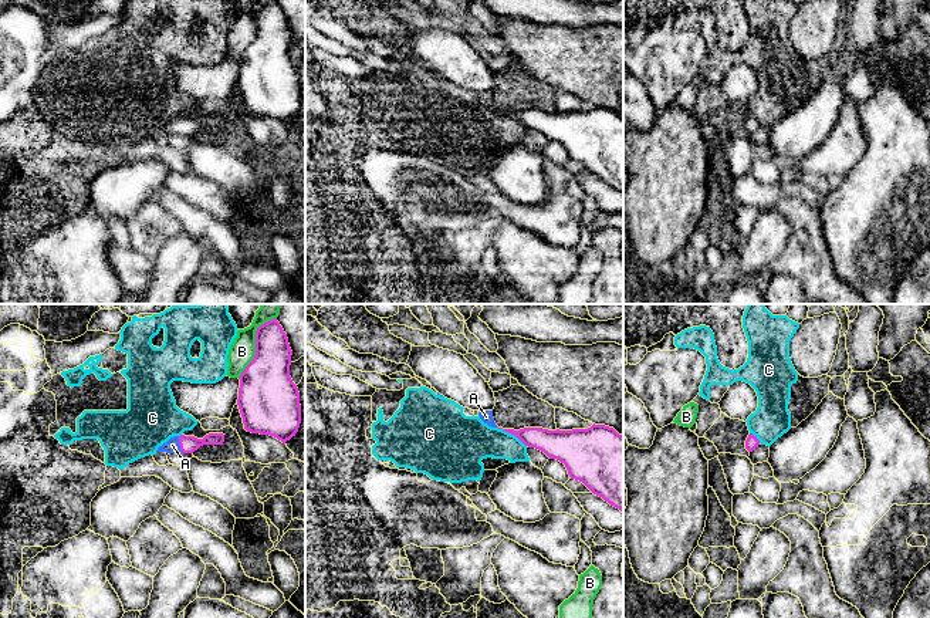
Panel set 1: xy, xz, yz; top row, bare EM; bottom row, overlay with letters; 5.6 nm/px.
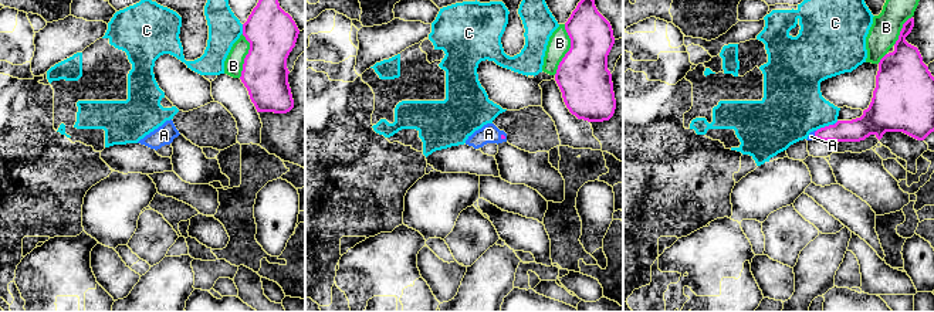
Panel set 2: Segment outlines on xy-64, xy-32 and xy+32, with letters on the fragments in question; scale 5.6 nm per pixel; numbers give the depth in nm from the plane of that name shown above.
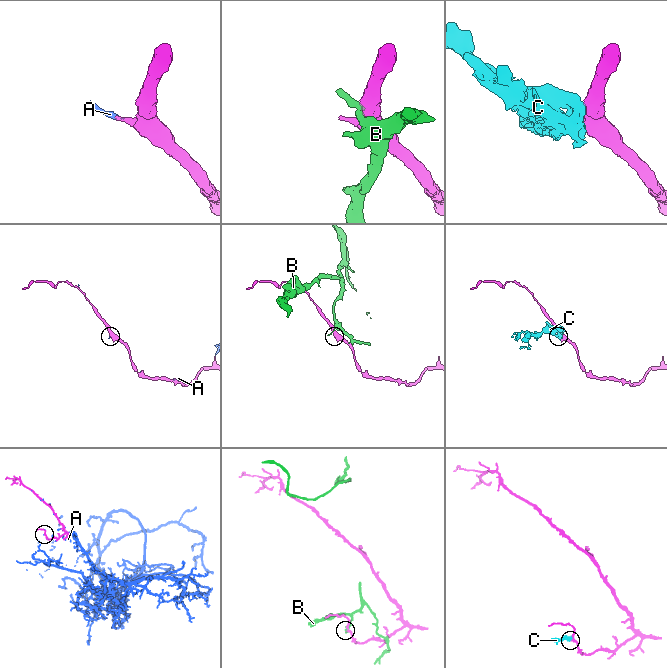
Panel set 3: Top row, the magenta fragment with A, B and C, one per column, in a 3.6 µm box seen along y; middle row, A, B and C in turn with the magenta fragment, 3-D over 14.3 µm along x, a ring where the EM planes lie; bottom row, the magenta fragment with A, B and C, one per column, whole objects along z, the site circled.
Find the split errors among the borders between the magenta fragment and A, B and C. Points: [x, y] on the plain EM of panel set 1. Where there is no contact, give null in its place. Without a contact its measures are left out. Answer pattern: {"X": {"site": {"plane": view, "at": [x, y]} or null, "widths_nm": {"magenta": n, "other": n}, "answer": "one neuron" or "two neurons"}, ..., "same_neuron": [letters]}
{"A": {"site": {"plane": "xy", "at": [179, 125]}, "widths_nm": {"magenta": 100, "other": 80}, "answer": "one neuron"}, "B": {"site": {"plane": "xy", "at": [256, 27]}, "widths_nm": {"magenta": 300, "other": 150}, "answer": "two neurons"}, "C": {"site": {"plane": "xz", "at": [511, 115]}, "widths_nm": {"magenta": 160, "other": 260}, "answer": "two neurons"}, "same_neuron": ["A"]}

